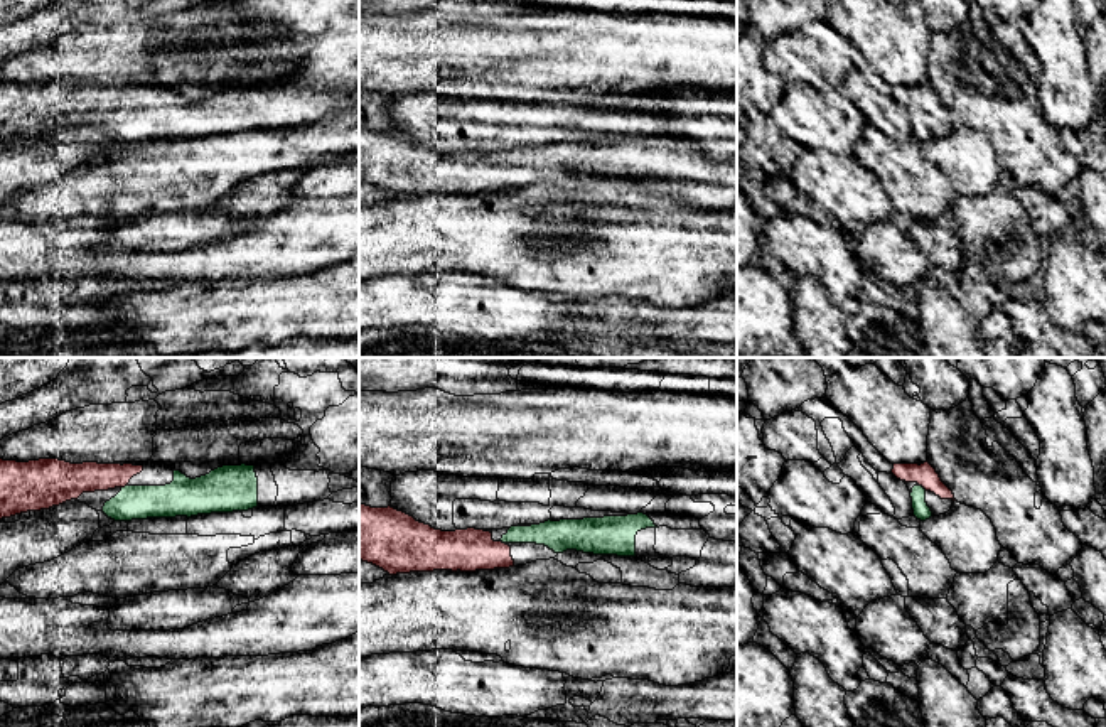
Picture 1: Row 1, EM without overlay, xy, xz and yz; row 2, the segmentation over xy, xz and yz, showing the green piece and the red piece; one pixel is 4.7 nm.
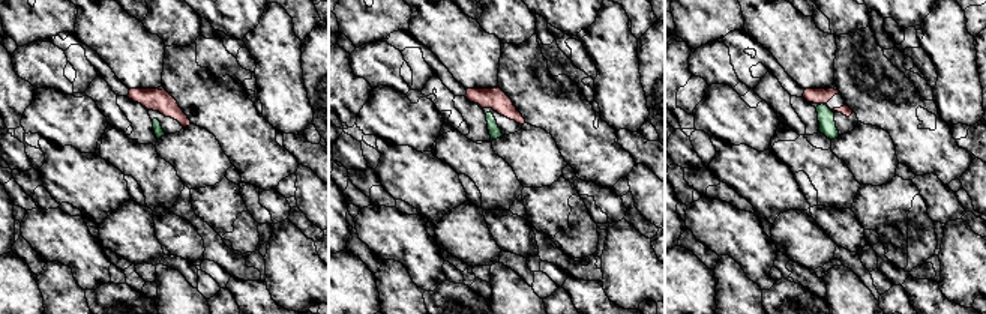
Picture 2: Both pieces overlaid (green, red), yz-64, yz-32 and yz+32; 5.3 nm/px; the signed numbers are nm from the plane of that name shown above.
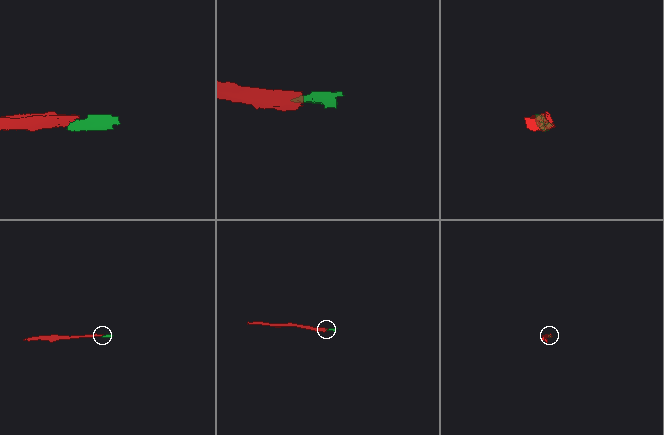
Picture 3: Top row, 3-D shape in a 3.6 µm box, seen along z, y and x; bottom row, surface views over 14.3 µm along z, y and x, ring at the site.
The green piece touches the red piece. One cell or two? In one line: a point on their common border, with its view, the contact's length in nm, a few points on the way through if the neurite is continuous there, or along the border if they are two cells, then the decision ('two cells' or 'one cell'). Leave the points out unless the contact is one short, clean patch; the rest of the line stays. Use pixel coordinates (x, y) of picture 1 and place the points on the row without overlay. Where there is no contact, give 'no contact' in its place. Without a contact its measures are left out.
yz (921, 108) | 50 nm | across yz (921, 132), (921, 108), (924, 96) | one cell

